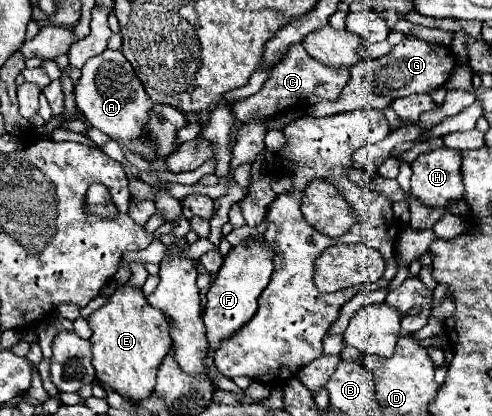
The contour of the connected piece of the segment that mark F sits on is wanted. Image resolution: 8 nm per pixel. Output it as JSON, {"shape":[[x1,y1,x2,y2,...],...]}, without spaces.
{"shape":[[256,237,250,247,244,247,240,243,224,259,220,271,216,273,214,283,210,285,206,293,208,303,204,311,204,327,206,327,206,339,208,339,210,353,218,351,218,347,222,345,222,341,226,341,226,337,234,335,234,331,242,329,252,319,252,315,256,315,258,297,270,283,270,275,274,271,270,253,272,251,264,245,264,241]]}

